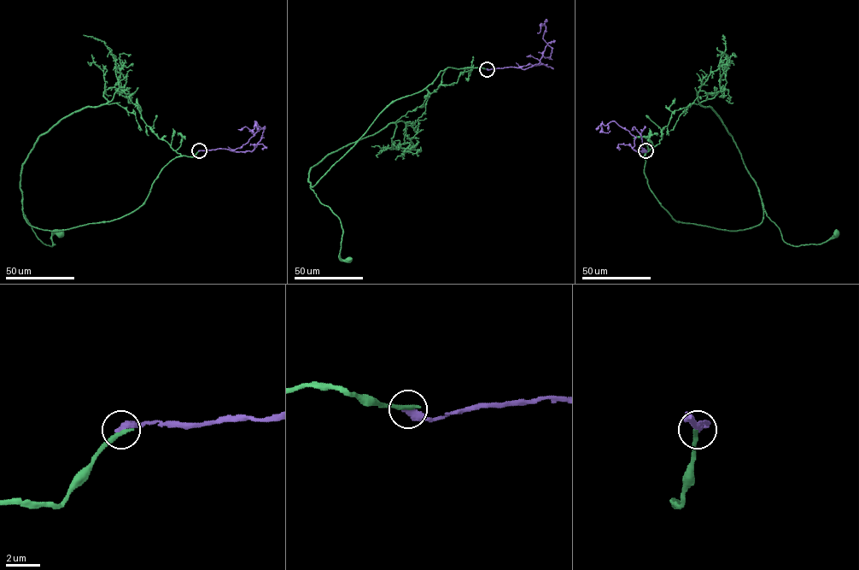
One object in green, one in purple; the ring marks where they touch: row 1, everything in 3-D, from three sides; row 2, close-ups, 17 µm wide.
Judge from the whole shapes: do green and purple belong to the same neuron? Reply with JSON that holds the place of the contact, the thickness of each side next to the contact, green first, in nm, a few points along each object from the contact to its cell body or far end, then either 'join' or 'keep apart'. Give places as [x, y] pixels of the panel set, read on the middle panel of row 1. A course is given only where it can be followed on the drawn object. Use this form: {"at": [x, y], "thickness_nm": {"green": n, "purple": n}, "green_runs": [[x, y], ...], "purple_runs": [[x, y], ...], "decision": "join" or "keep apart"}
{"at": [487, 69], "thickness_nm": {"green": 280, "purple": 400}, "green_runs": [[487, 68], [447, 67], [422, 90], [393, 101], [310, 187], [340, 220], [340, 257], [348, 259]], "purple_runs": [[487, 68], [526, 68], [538, 64], [542, 56], [549, 58], [552, 48], [543, 38], [545, 25], [537, 32]], "decision": "keep apart"}

